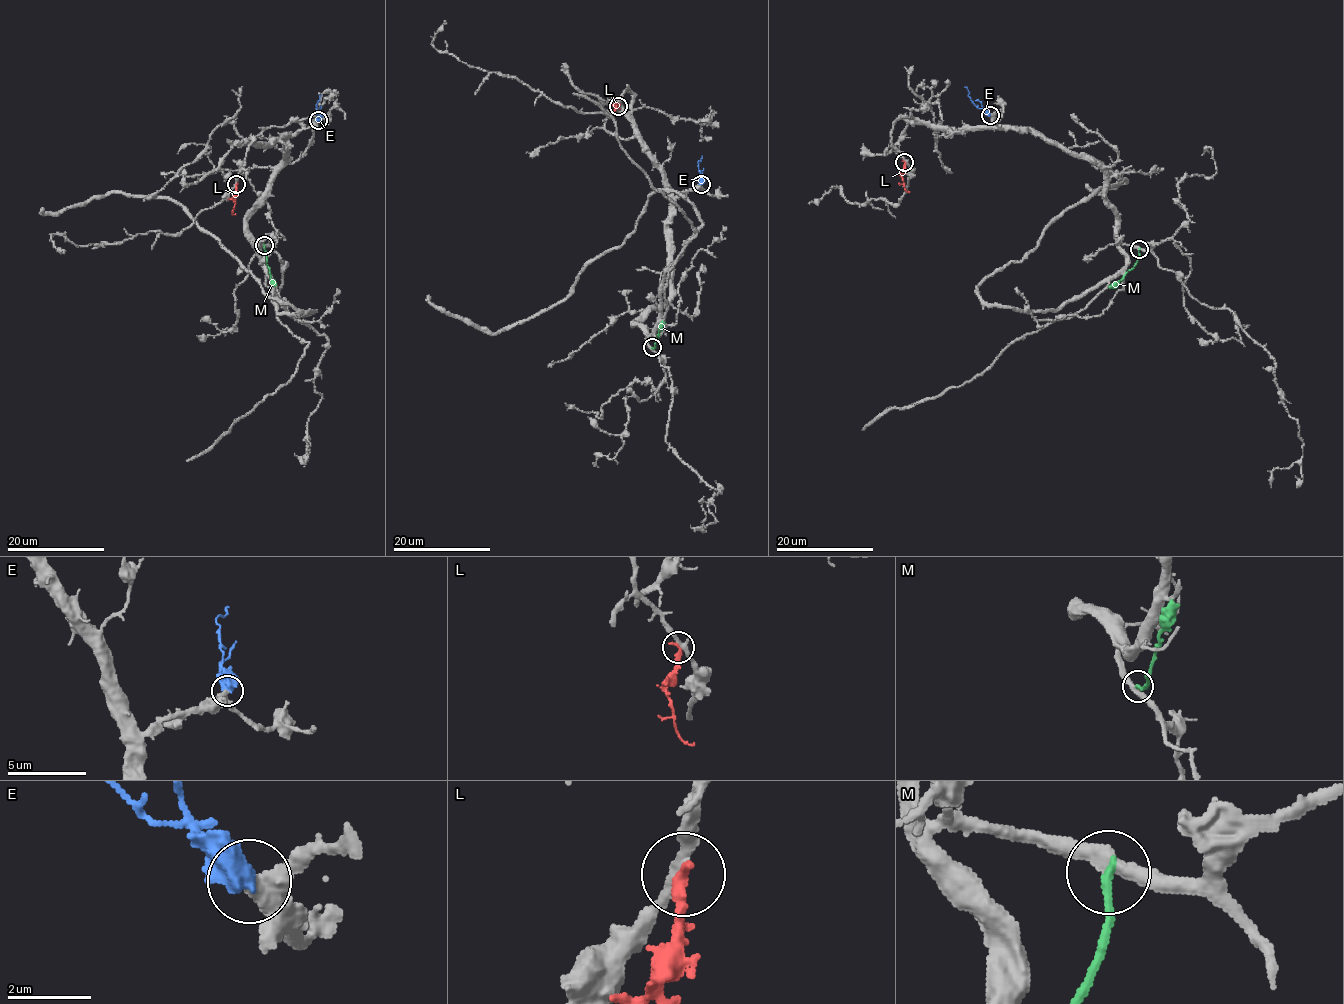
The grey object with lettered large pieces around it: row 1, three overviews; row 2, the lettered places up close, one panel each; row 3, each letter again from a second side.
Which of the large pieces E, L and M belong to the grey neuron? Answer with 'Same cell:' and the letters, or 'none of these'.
Same cell: E

